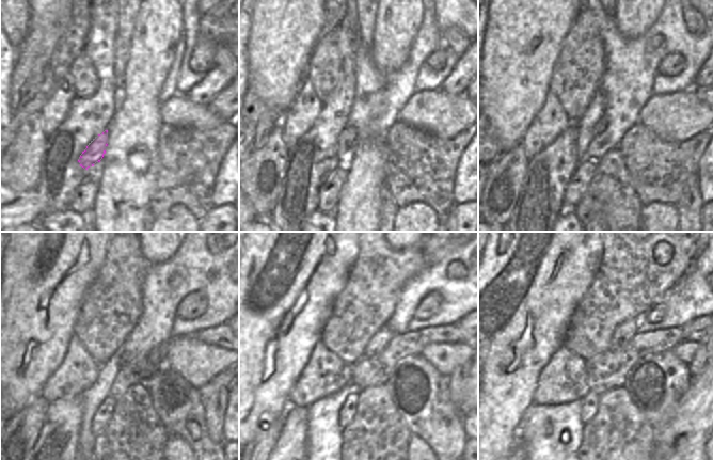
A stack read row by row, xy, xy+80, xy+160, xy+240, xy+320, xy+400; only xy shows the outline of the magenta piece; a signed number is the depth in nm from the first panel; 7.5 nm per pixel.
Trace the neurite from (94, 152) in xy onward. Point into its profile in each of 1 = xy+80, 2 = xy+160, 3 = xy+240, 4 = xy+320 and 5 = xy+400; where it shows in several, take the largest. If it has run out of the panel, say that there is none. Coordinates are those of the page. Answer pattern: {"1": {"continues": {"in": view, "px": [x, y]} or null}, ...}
{"1": {"continues": {"in": "xy+80", "px": [347, 139]}}, "2": {"continues": {"in": "xy+160", "px": [602, 124]}}, "3": {"continues": {"in": "xy+240", "px": [127, 357]}}, "4": {"continues": {"in": "xy+320", "px": [381, 338]}}, "5": {"continues": {"in": "xy+400", "px": [623, 332]}}}

